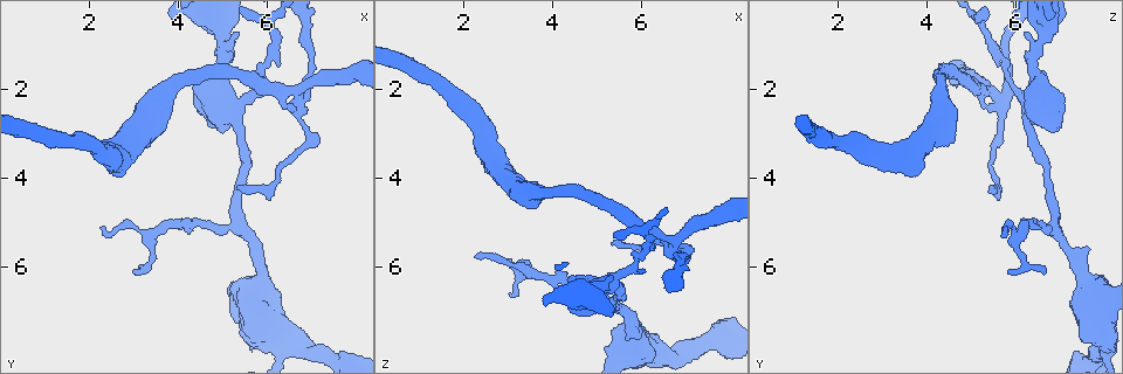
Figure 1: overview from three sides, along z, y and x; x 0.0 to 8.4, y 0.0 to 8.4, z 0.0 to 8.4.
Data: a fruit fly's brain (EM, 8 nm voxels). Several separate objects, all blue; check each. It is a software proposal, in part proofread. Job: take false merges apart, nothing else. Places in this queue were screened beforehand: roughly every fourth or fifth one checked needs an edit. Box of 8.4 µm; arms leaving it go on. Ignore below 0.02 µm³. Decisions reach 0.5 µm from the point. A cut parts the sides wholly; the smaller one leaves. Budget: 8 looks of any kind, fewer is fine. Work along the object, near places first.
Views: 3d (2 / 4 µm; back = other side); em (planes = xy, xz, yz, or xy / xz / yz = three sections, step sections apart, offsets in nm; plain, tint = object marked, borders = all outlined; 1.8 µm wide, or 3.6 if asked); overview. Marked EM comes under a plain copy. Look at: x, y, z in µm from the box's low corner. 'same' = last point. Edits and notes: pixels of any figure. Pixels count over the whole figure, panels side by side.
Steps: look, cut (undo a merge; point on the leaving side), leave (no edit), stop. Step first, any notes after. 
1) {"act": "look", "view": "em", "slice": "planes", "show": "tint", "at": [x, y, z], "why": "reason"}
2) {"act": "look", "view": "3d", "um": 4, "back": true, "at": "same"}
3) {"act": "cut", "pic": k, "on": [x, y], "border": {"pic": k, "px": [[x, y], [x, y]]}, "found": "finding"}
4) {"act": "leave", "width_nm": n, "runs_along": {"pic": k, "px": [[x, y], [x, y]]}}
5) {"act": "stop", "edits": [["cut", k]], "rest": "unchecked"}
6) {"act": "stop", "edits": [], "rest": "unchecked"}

{"act": "look", "view": "3d", "um": 2, "at": [6.00, 0.65, 5.25], "why": "abrupt turn"}

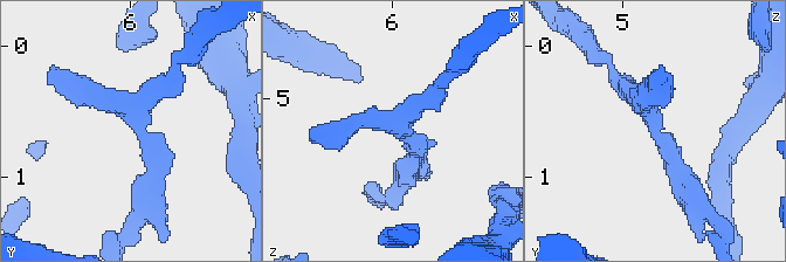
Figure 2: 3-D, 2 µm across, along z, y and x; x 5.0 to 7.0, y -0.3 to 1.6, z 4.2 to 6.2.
{"act": "look", "view": "em", "slice": "planes", "show": "tint", "at": [6.08, 0.60, 5.26], "why": "shape alone is not enough"}

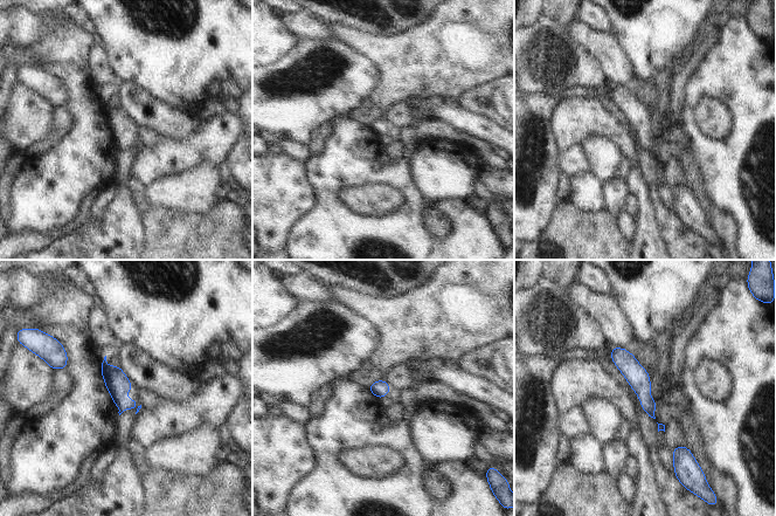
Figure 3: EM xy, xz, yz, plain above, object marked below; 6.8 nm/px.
{"act": "leave", "runs_along": {"pic": 3, "px": [[615, 350], [637, 376], [651, 413]]}, "found": "one cell here"}

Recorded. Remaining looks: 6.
{"act": "look", "view": "em", "um": 3.6, "slice": "planes", "show": "tint", "at": [5.00, 2.40, 6.45], "why": "four or more arms meet"}

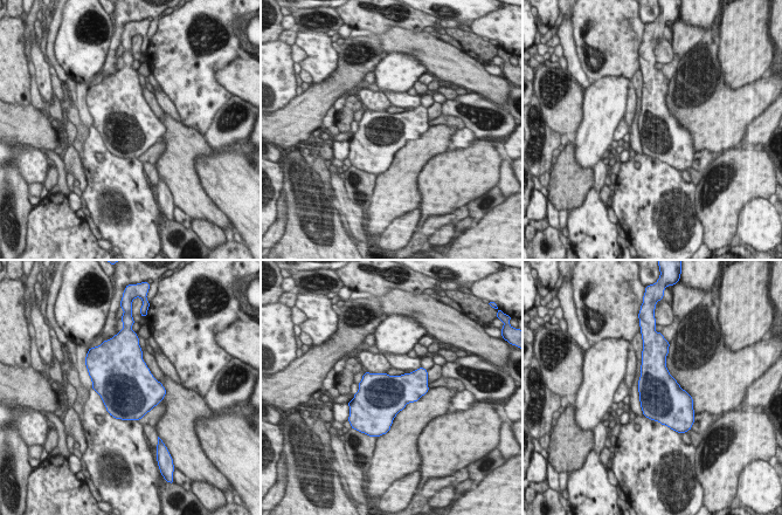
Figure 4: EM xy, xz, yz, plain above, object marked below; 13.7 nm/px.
{"act": "leave", "width_nm": 600, "found": "all the same cell"}

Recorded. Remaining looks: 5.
{"act": "look", "view": "3d", "um": 2, "at": [6.95, 3.10, 5.60], "why": "abrupt turn"}

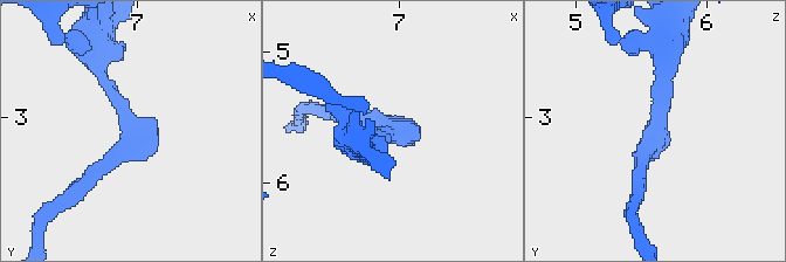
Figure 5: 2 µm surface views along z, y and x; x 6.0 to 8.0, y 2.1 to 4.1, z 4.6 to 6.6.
{"act": "look", "view": "em", "slice": "planes", "show": "tint", "at": [6.96, 3.08, 5.60], "why": "need the tissue"}

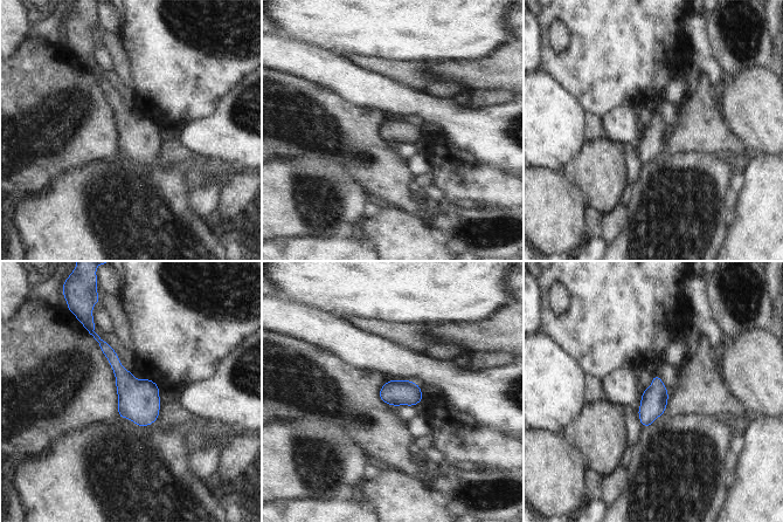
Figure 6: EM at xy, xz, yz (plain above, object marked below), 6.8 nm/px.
{"act": "leave", "found": "one cell here"}

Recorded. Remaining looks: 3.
{"act": "stop", "edits": [], "rest": "unchecked"}

